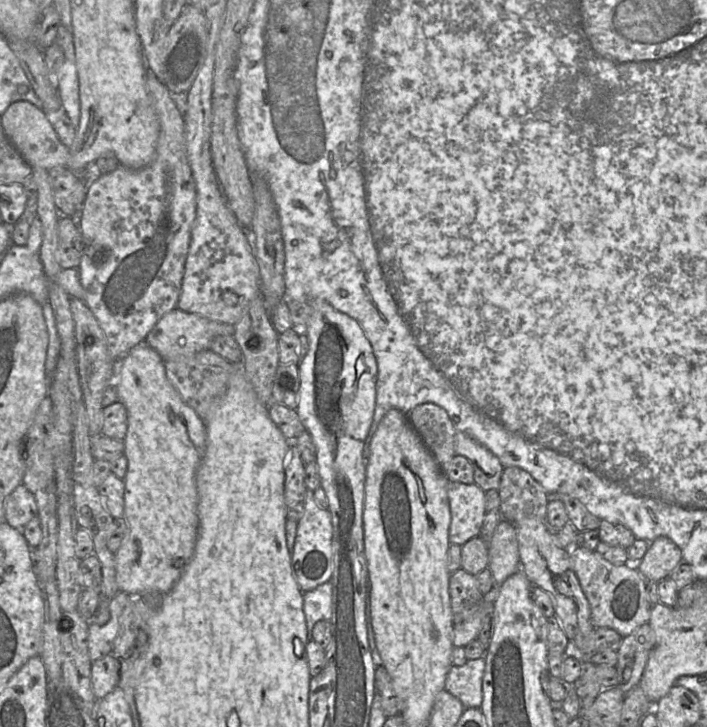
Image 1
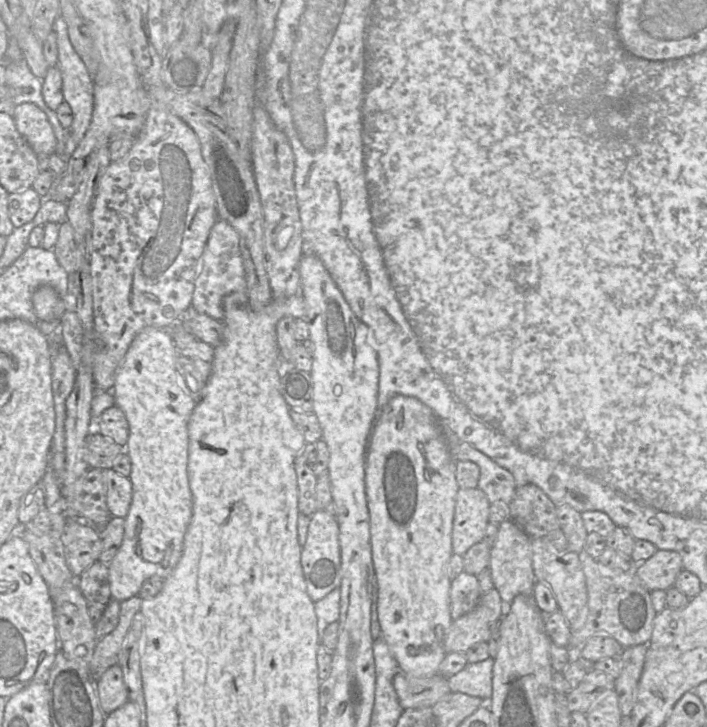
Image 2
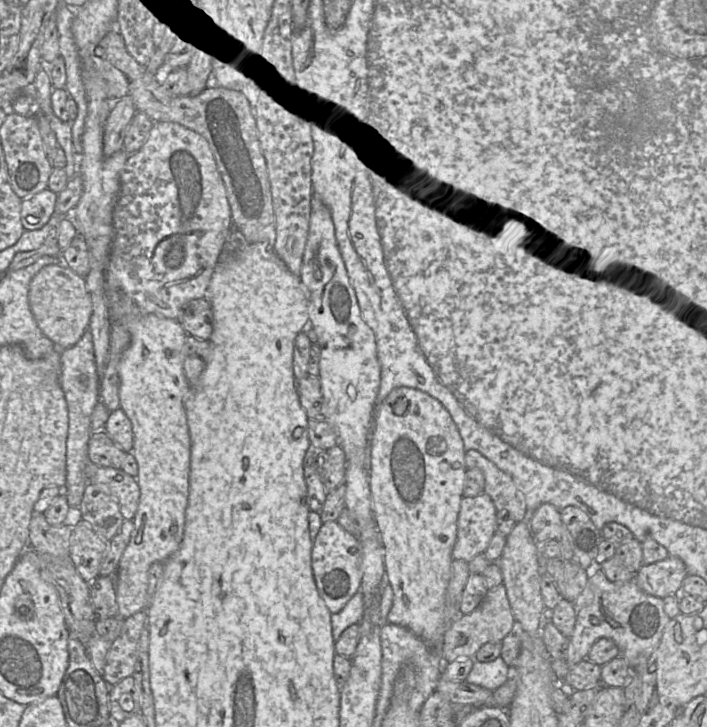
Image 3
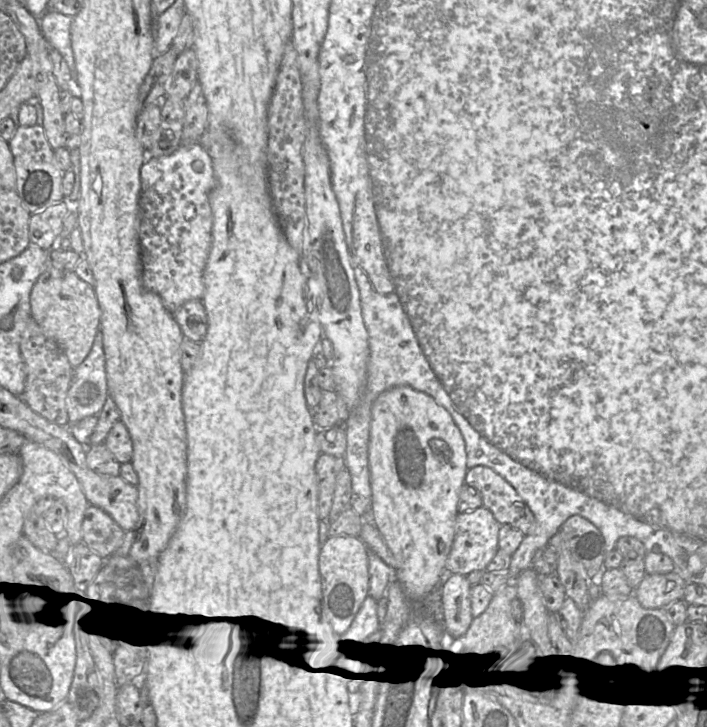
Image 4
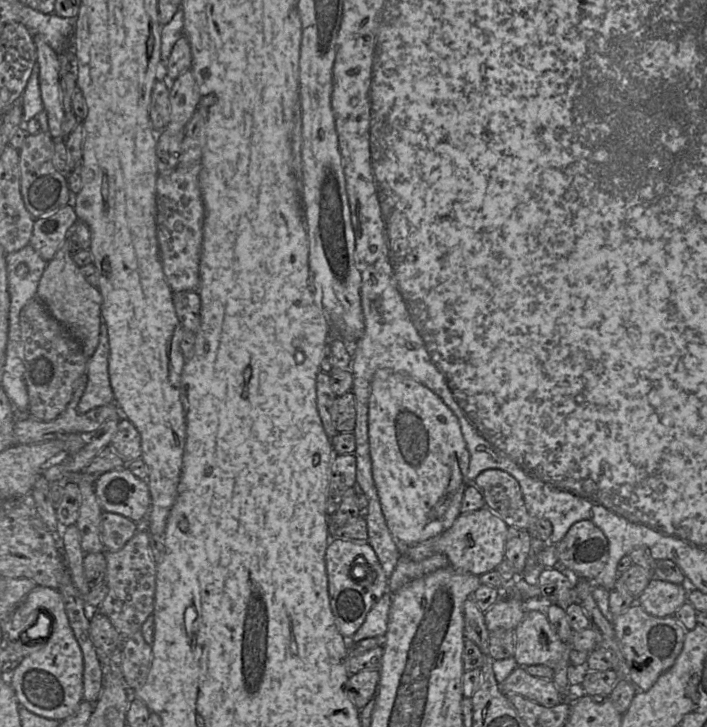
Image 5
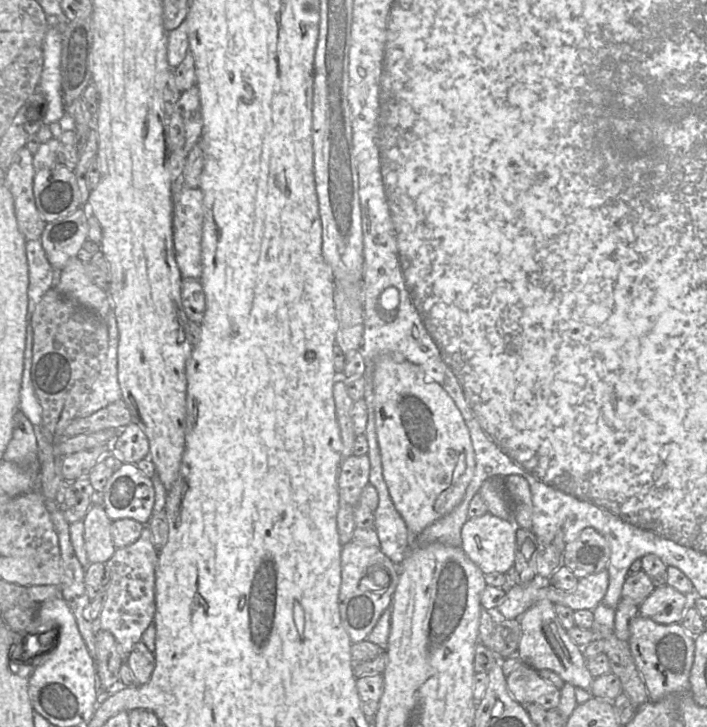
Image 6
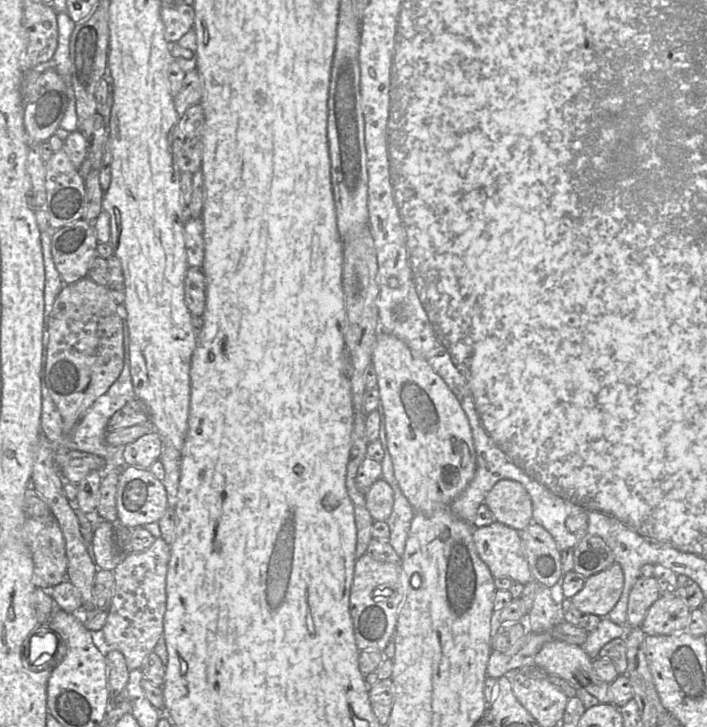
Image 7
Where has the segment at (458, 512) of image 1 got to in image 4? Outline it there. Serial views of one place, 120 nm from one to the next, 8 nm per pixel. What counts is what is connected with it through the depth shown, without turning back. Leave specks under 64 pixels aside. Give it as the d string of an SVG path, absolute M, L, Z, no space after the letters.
M483 505L468 512L459 512L454 540L446 560L446 572L466 576L476 570L485 571L499 550L500 526L490 510Z

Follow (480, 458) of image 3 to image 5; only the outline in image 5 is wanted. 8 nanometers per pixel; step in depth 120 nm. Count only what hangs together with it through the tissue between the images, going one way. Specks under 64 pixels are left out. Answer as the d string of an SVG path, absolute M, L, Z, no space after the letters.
M500 469L481 472L473 483L482 493L485 507L508 526L527 530L532 538L548 541L552 525L532 516L526 506L518 481Z

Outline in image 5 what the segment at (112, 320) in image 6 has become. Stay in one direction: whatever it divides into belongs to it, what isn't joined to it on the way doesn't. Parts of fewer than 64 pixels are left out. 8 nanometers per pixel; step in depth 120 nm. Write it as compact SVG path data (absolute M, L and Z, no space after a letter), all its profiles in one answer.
M102 320L99 344L94 354L88 359L86 366L88 382L77 407L79 414L85 414L101 406L115 404L109 376L109 357L108 329Z

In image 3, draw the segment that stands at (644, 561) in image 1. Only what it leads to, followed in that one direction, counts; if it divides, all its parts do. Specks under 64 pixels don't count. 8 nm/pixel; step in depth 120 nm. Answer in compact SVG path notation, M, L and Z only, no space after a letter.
M669 555L664 560L641 566L634 581L644 593L663 599L670 595L679 596L687 575L682 560Z

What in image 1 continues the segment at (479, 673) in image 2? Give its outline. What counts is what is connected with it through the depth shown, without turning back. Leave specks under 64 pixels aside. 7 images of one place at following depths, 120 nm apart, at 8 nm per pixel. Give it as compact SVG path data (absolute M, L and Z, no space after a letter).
M484 657L467 660L462 666L452 665L444 689L458 698L465 708L480 708L484 669Z

